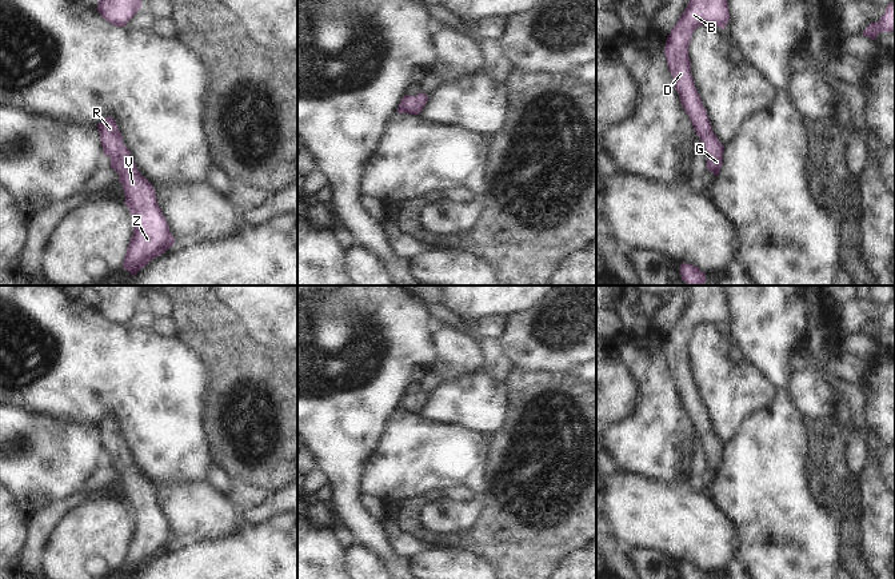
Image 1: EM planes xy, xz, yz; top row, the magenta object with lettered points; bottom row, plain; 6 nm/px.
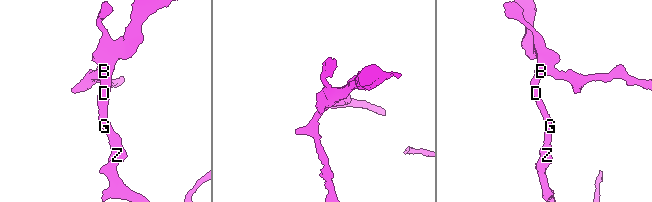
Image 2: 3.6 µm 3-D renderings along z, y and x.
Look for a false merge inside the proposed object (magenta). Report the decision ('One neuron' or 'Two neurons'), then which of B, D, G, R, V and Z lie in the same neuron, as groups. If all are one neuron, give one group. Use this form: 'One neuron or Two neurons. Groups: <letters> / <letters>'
One neuron. Groups: B D G R V Z

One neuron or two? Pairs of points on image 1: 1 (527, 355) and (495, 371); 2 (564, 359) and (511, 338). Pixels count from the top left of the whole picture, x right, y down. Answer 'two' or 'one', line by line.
1: two
2: one

